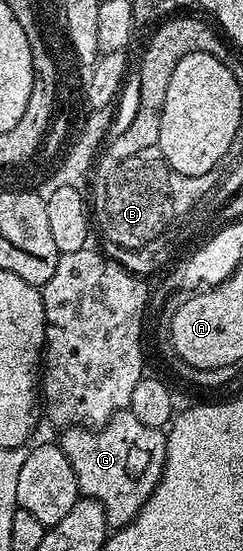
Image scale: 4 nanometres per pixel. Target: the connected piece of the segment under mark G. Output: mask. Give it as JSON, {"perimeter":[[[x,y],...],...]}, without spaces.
{"perimeter":[[[130,410],[115,412],[95,430],[88,426],[68,426],[63,431],[58,443],[66,458],[70,458],[70,466],[74,466],[81,497],[97,500],[106,514],[109,529],[126,527],[162,478],[167,435],[161,429],[138,422]]]}

